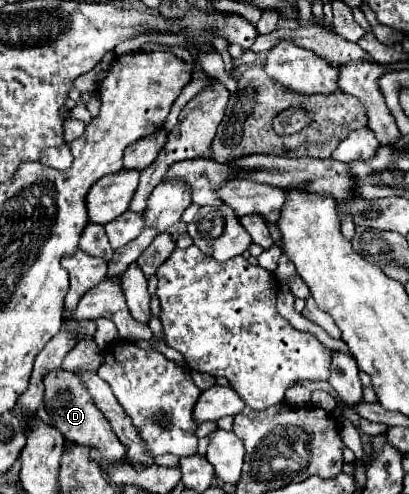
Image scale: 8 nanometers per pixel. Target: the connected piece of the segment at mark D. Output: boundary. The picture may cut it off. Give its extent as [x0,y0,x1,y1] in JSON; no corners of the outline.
[44,369,126,463]

